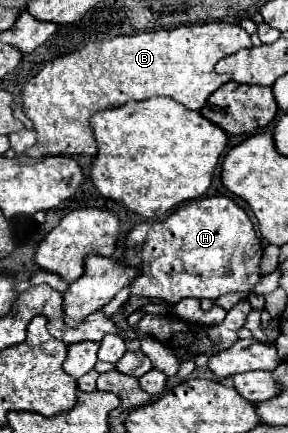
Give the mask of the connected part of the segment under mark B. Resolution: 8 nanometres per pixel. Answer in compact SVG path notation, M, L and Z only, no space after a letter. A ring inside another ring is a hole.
M204 23L204 25L190 25L178 29L160 29L160 31L146 31L128 37L114 37L110 41L88 43L84 49L56 57L54 61L46 63L46 67L32 77L22 91L22 109L28 119L36 125L38 141L34 147L26 151L28 157L40 159L46 155L96 155L98 143L94 141L94 131L90 131L90 117L96 111L120 107L128 101L142 101L158 95L172 97L180 101L184 107L200 111L208 97L228 83L232 77L216 73L216 63L222 57L228 57L244 47L252 47L250 35L240 25L230 23Z

